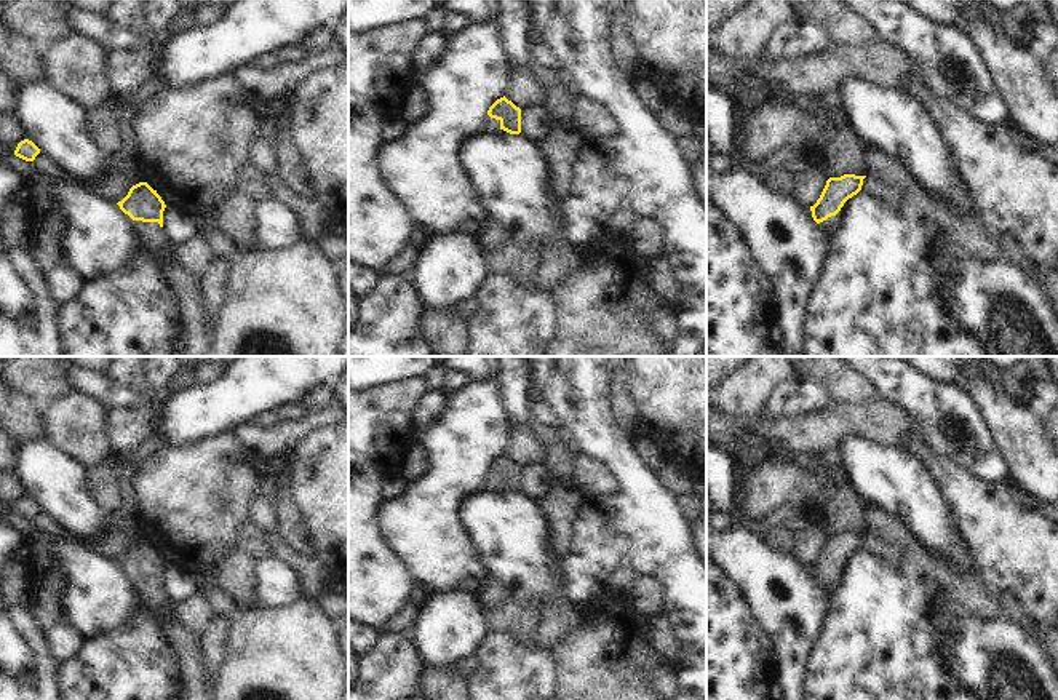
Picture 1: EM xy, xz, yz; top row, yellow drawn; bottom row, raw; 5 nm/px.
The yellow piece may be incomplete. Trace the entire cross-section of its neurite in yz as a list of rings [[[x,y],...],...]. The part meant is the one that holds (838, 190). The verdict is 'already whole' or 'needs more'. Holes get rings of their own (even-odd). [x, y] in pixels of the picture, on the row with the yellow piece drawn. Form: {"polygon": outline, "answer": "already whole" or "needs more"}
{"polygon": [[[844,174],[829,177],[813,206],[810,206],[813,221],[829,235],[839,227],[836,214],[844,203],[861,190],[866,176]]], "answer": "needs more"}

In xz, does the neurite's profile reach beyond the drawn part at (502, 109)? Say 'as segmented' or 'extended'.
extended

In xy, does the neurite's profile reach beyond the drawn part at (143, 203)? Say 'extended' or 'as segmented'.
extended

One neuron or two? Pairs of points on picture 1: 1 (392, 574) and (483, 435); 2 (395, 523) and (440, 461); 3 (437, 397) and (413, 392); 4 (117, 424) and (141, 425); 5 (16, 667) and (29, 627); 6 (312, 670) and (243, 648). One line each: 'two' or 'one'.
1: two
2: one
3: two
4: one
5: two
6: one

